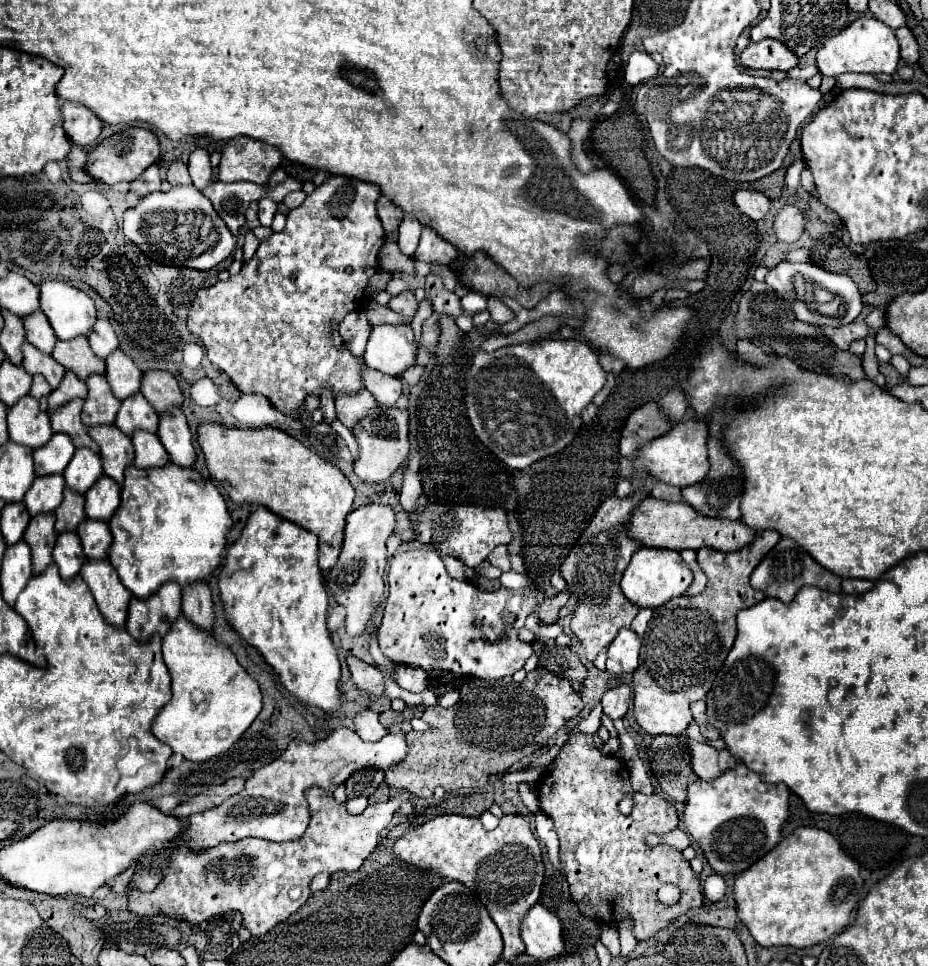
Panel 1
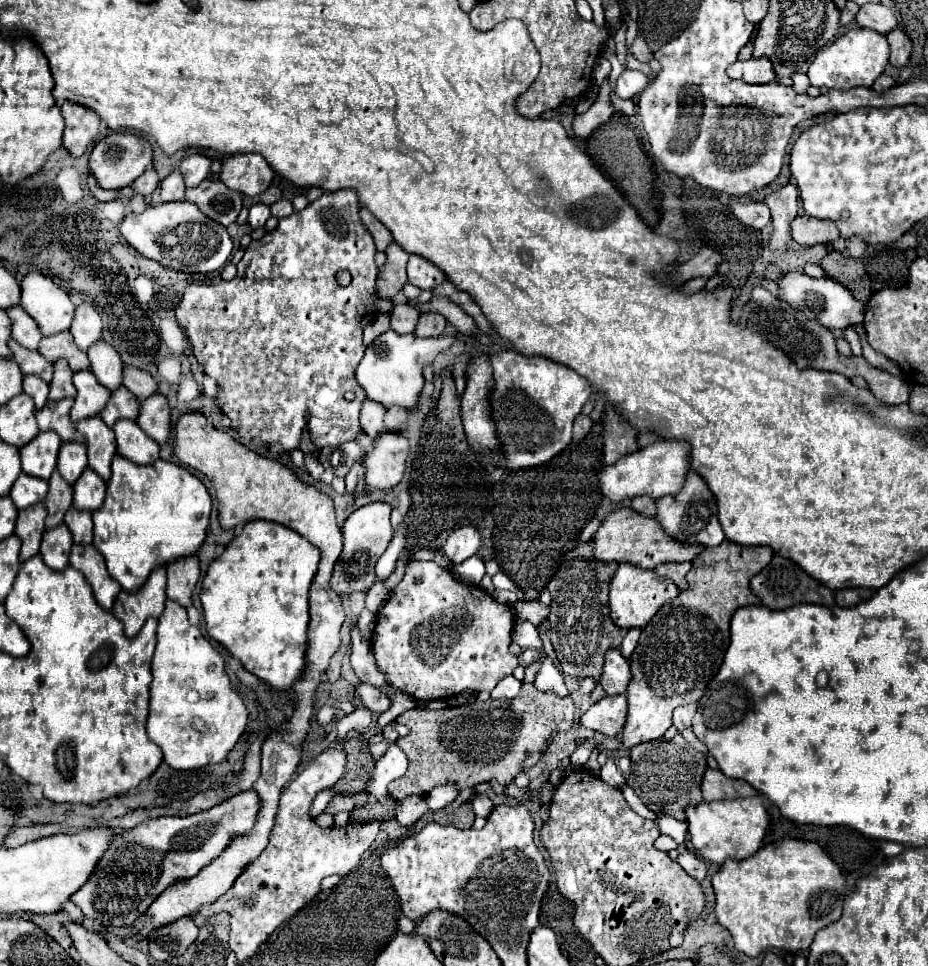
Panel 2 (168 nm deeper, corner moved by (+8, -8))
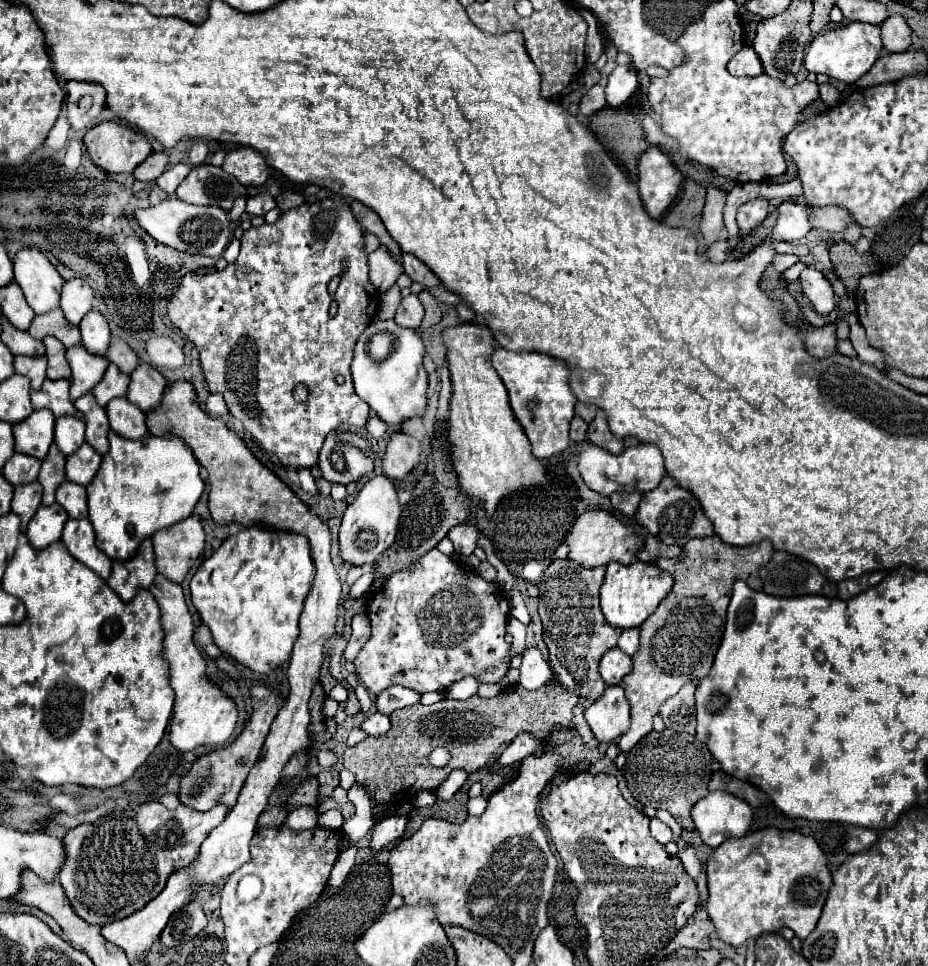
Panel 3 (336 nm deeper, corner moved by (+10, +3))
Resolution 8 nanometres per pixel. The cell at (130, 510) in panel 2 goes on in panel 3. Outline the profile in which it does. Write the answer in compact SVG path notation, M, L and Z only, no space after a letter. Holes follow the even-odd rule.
M110 431L108 441L110 441L110 449L102 457L100 469L96 477L90 481L90 485L86 485L88 513L94 525L94 531L96 531L98 549L106 553L112 561L118 561L118 559L126 561L128 557L136 553L144 535L152 535L160 529L166 529L172 523L178 523L192 513L192 509L196 507L204 491L204 481L200 477L200 465L196 457L192 455L192 449L180 437L146 435L140 441L132 441L132 439L124 439L118 433Z

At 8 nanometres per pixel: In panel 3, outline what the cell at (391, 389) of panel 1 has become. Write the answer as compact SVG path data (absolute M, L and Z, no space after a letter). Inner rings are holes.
M376 415L370 417L370 421L368 421L368 425L366 425L366 429L368 429L376 439L380 439L380 437L386 433L386 427L388 427L388 425L384 425Z

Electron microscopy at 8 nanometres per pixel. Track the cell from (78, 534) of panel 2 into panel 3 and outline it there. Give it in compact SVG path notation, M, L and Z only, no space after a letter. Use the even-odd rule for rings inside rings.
M64 481L60 489L56 489L56 501L66 509L66 513L72 519L88 517L88 507L86 507L86 487L80 487L72 481Z

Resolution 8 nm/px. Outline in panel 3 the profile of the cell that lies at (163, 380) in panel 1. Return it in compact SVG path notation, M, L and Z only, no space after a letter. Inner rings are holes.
M112 335L112 339L110 339L106 357L108 357L114 365L118 365L126 375L130 375L132 369L138 365L136 353L134 353L122 339L118 339L116 335Z

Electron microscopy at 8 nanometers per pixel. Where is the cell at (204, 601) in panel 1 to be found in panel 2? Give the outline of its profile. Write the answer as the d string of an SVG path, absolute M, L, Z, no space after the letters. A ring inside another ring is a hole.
M190 556L186 560L176 560L174 564L170 564L170 568L166 568L166 572L168 572L168 588L166 588L168 598L182 604L184 608L192 606L192 592L200 578L198 558Z

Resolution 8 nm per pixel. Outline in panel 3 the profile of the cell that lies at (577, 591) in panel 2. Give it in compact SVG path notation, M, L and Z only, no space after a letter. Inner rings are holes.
M552 561L538 585L538 611L544 627L544 643L548 647L548 665L554 679L548 685L560 685L562 689L596 701L602 697L606 683L598 673L598 663L606 651L616 647L620 629L608 625L600 611L598 591L604 579L606 567L584 569L582 565L572 565L570 561Z

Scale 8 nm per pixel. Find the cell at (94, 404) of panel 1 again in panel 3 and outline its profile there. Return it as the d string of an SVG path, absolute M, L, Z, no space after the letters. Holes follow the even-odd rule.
M82 343L66 349L66 359L72 369L70 377L70 399L76 401L84 393L90 393L92 387L102 379L108 359L102 355L94 355L88 349L84 349Z

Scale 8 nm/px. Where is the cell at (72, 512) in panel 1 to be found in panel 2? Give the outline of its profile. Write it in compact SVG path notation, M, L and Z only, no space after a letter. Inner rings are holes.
M58 470L48 480L48 484L50 484L50 490L48 490L44 506L48 510L46 528L52 530L52 528L58 528L58 526L64 524L64 514L72 508L74 492L72 492L72 486L62 480L62 476L58 474Z

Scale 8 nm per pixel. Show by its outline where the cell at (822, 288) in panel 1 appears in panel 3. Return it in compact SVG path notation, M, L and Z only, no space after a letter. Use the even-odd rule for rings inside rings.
M806 267L800 275L800 283L806 297L812 301L814 309L820 315L828 315L836 307L836 295L832 291L832 285L826 281L826 277L820 271Z

